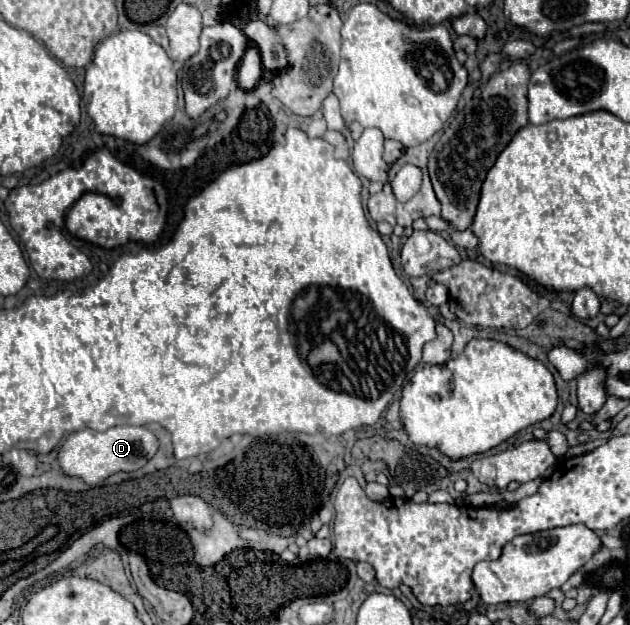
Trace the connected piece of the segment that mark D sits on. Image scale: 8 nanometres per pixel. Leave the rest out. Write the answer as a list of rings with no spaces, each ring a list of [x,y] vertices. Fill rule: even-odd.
[[[119,425],[103,433],[93,429],[81,429],[65,439],[59,451],[59,465],[67,475],[81,477],[87,485],[97,485],[117,471],[141,469],[157,453],[157,449],[159,449],[159,441],[147,427]]]

